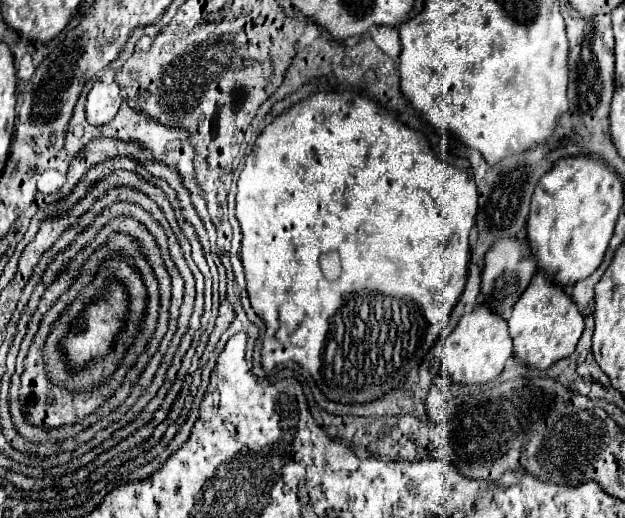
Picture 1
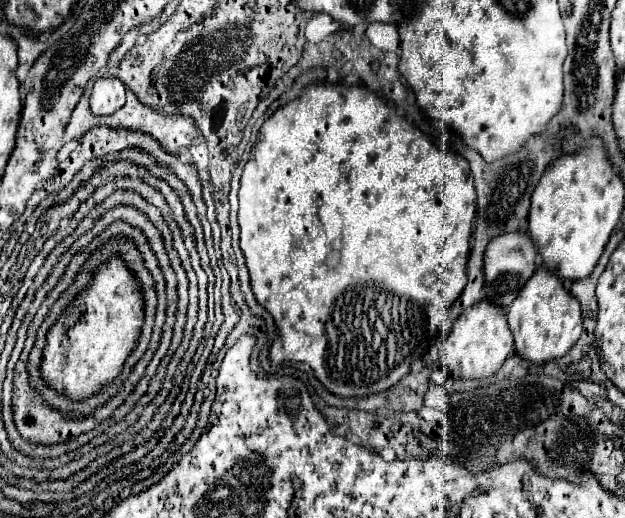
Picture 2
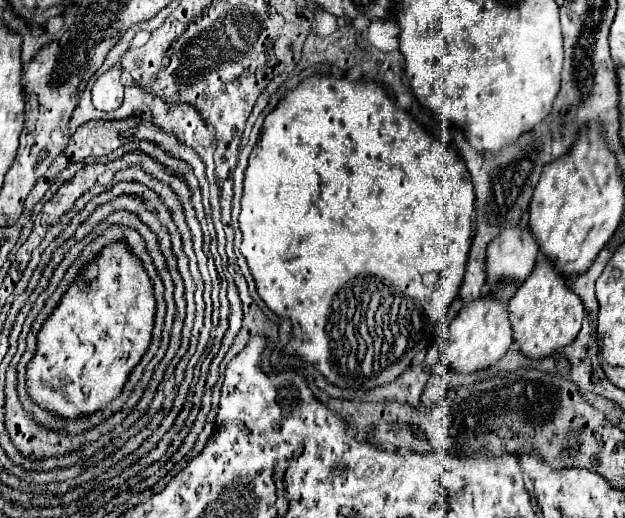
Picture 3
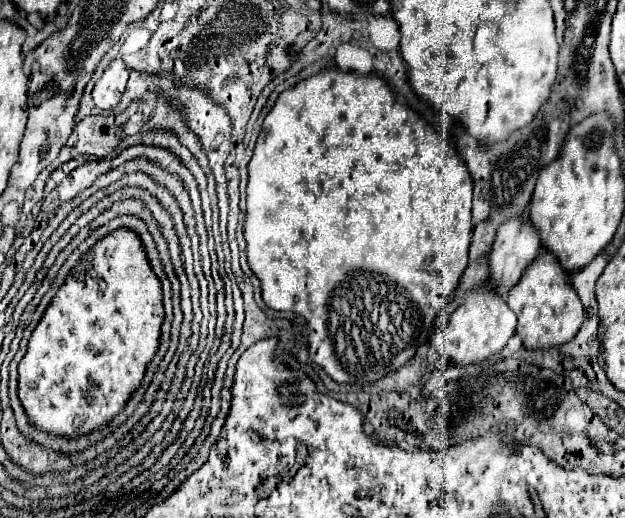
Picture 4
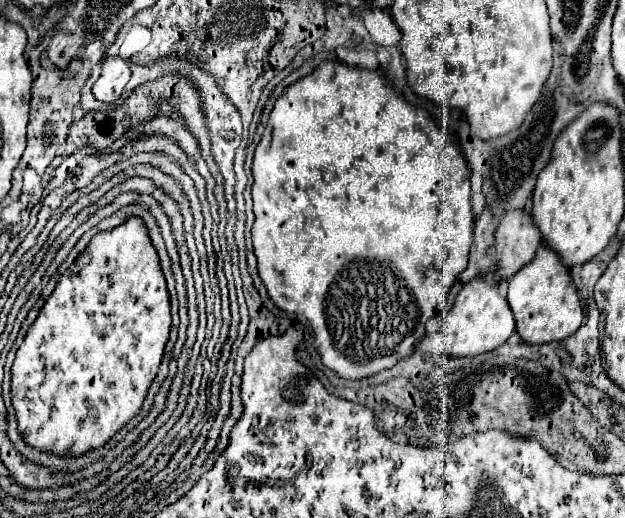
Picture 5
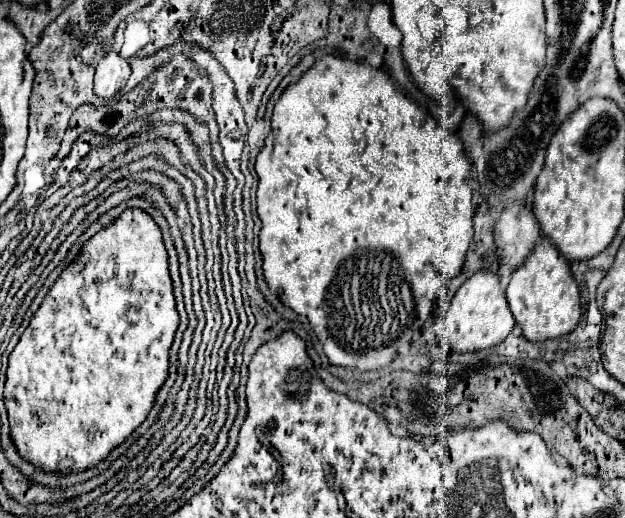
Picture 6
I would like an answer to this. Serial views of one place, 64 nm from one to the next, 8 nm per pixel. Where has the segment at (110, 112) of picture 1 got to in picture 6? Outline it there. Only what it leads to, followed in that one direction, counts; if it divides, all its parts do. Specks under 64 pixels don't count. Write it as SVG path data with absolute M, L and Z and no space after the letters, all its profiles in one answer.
M108 52L98 68L96 68L96 78L94 78L94 94L100 98L116 98L118 92L126 86L130 78L130 66L128 62L116 54Z

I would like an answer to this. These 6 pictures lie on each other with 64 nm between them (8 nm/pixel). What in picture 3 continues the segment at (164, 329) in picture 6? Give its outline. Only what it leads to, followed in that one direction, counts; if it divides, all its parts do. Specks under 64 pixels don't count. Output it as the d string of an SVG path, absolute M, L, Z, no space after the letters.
M116 242L116 244L108 246L108 248L104 248L102 254L100 254L94 262L90 262L90 264L82 270L82 274L76 278L76 282L68 288L68 292L66 292L64 298L60 300L58 308L52 312L52 316L46 320L46 324L42 326L42 330L40 330L40 334L38 334L38 352L36 352L36 356L32 358L32 362L28 364L28 392L30 392L32 400L34 400L36 404L40 404L40 406L44 406L44 408L48 408L48 410L52 410L52 412L64 416L64 418L74 418L74 416L80 416L80 414L88 414L88 412L92 412L92 410L98 410L100 406L104 406L106 402L110 402L112 398L116 398L116 396L120 394L122 386L124 386L126 380L128 380L130 370L140 362L142 354L146 352L146 348L148 348L148 344L150 344L152 324L154 324L154 294L152 294L152 282L150 282L148 274L144 272L140 260L138 260L134 254L128 252L128 248L126 248L124 242Z

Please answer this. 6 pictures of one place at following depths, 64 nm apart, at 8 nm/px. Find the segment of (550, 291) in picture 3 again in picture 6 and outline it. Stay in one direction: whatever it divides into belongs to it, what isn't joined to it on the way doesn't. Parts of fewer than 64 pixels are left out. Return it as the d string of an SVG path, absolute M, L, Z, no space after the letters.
M540 238L540 244L536 244L532 258L528 258L526 264L512 274L506 288L506 298L522 336L530 342L566 336L578 326L582 316L580 290L572 278L570 264L564 260L564 256L560 256L560 252L556 252L556 246L544 238Z

